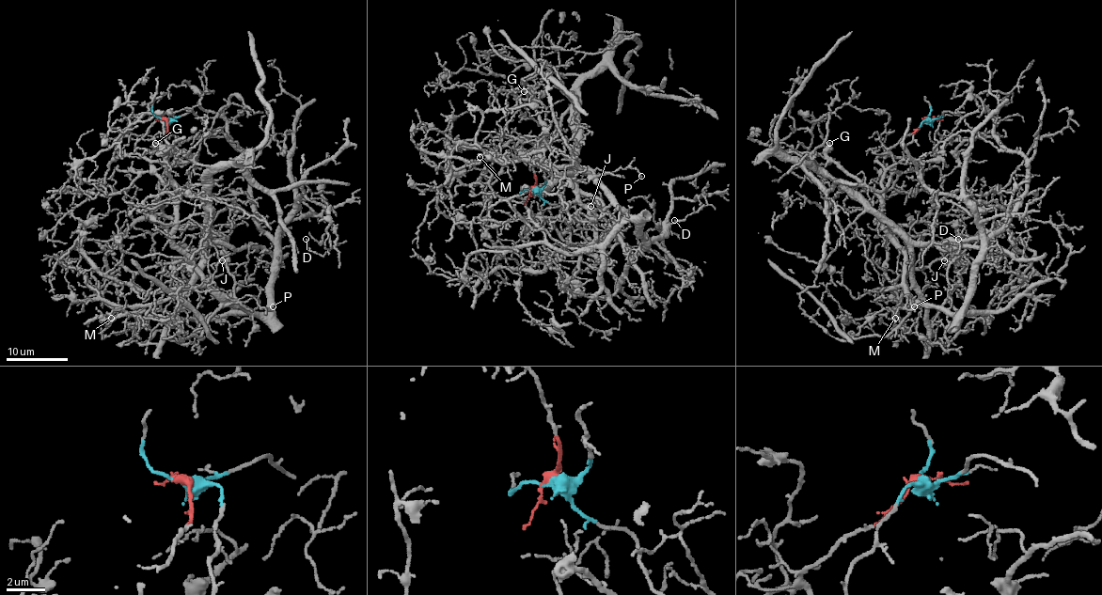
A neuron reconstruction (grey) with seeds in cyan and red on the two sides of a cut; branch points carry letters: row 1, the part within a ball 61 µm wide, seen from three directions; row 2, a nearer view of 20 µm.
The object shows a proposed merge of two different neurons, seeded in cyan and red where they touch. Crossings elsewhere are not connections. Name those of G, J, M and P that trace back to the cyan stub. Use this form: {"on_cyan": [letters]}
{"on_cyan": ["J", "M"]}

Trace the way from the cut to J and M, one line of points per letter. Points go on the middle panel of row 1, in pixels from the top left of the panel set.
J: (533, 189), (545, 184), (539, 144), (546, 144), (558, 132), (570, 108), (576, 196), (591, 213), (590, 206)
M: (533, 189), (545, 184), (539, 144), (558, 132), (570, 108), (572, 172), (480, 156)

